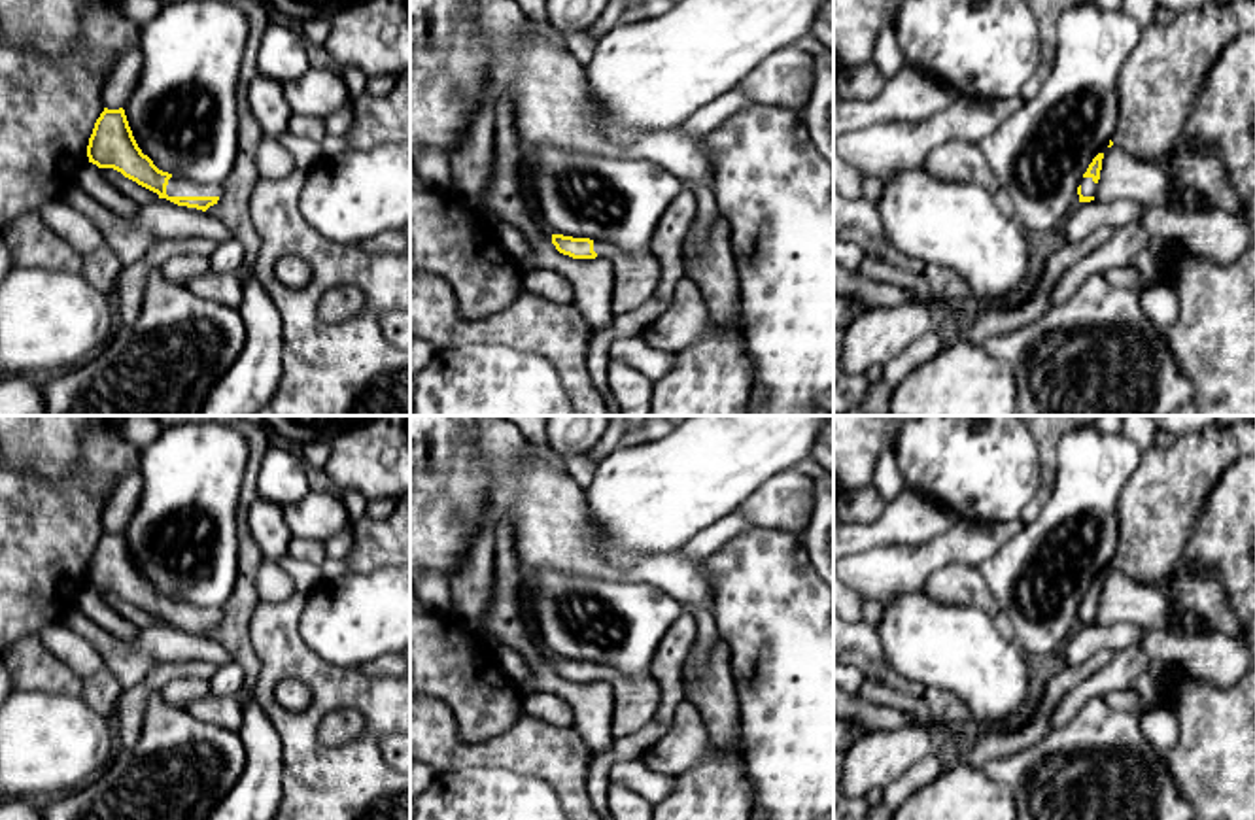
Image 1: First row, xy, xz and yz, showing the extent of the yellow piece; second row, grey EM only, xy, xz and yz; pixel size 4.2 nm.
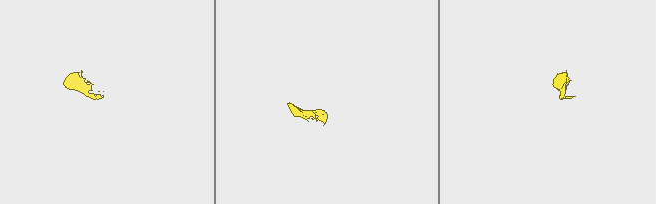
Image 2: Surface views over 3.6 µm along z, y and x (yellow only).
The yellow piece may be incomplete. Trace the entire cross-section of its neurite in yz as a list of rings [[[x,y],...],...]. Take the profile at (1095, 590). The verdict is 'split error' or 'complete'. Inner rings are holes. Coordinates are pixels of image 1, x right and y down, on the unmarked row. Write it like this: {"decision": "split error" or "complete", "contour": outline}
{"decision": "split error", "contour": [[[1098,576],[1089,588],[1087,595],[1083,597],[1081,606],[1077,610],[1079,625],[1094,624],[1100,593],[1102,593],[1102,582],[1104,582],[1104,576]]]}

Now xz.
{"decision": "split error", "contour": [[[552,658],[552,667],[573,682],[607,682],[612,690],[610,733],[616,739],[639,731],[660,707],[660,686],[650,675],[628,676],[614,667]]]}

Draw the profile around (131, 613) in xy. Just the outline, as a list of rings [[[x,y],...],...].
[[[102,591],[104,601],[127,622],[136,625],[138,629],[151,627],[153,624],[159,622],[157,616],[138,608],[136,605],[125,601],[121,595],[113,591]]]

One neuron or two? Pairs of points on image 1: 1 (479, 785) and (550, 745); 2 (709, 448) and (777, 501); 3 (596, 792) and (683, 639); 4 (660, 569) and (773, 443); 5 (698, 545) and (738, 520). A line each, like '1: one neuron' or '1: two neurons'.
1: two neurons
2: two neurons
3: one neuron
4: two neurons
5: one neuron

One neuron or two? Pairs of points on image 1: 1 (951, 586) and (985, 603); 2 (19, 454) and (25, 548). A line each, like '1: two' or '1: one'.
1: one
2: two

